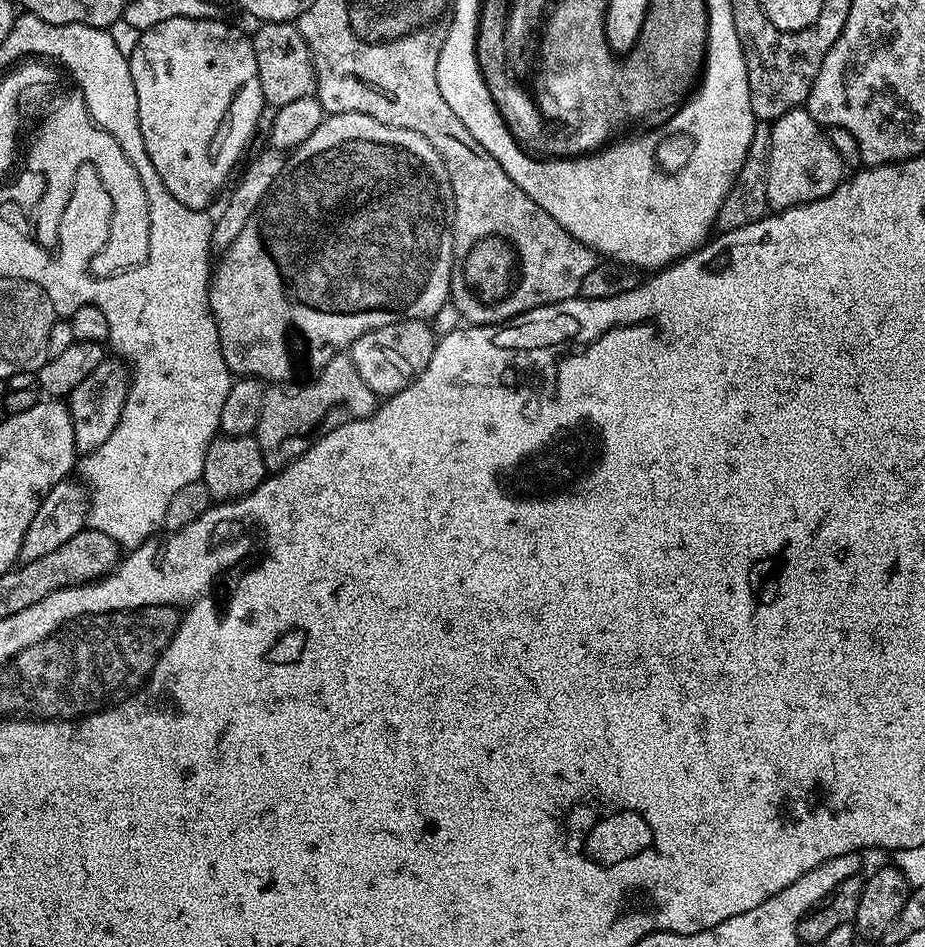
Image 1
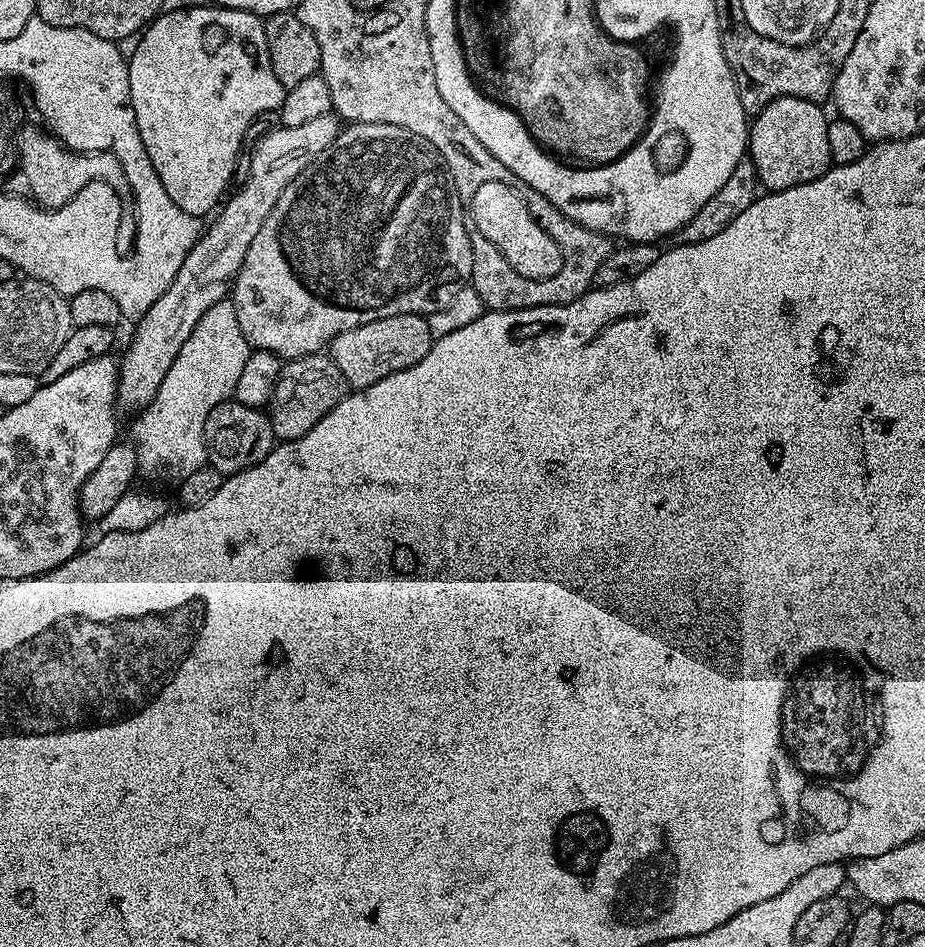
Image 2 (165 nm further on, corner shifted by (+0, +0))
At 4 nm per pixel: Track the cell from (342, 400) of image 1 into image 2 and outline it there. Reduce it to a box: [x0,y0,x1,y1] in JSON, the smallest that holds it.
[266,355,349,441]

